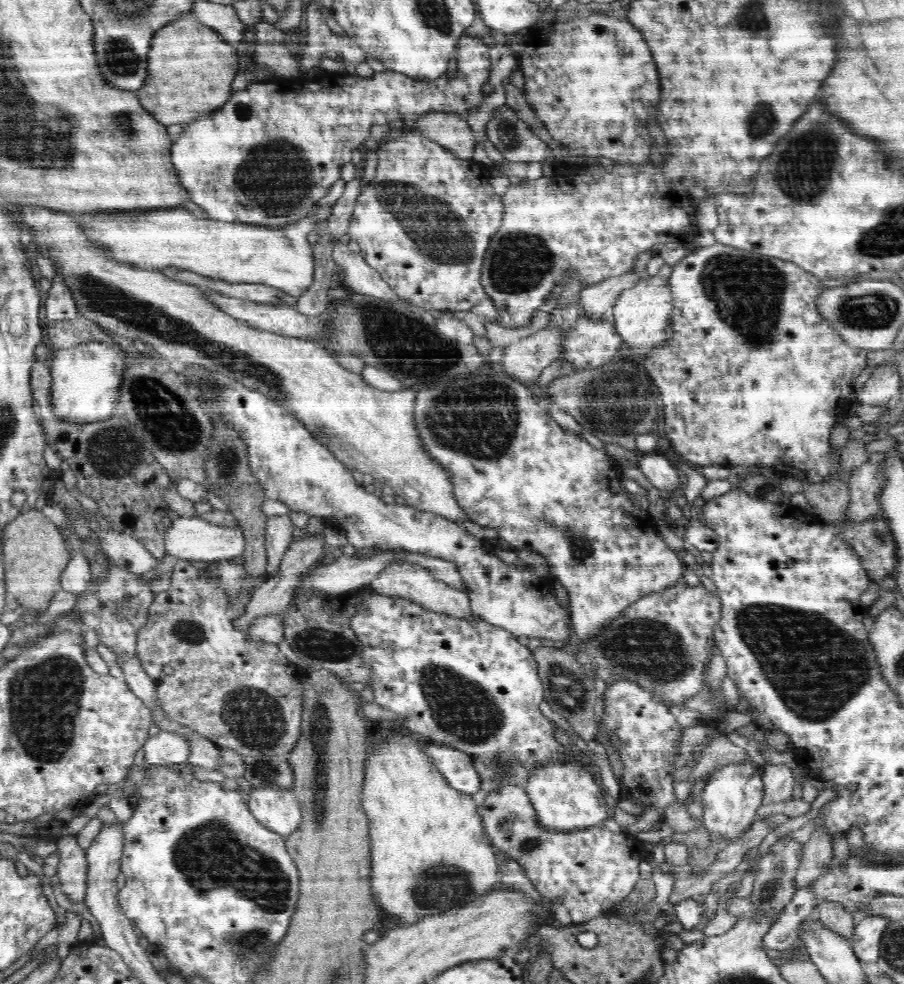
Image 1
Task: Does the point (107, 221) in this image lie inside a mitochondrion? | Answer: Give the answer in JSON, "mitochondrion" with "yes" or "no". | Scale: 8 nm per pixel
{"mitochondrion":"no"}

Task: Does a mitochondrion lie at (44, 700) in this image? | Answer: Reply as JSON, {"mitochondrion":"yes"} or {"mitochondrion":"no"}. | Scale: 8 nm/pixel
{"mitochondrion":"yes"}

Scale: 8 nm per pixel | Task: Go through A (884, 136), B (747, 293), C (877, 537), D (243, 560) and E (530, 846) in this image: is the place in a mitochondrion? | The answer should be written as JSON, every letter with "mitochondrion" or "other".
{"A":"other","B":"mitochondrion","C":"mitochondrion","D":"other","E":"mitochondrion"}

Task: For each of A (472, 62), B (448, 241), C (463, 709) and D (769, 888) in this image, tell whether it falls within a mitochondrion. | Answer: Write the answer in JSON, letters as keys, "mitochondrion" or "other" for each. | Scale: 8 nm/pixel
{"A":"other","B":"mitochondrion","C":"mitochondrion","D":"mitochondrion"}

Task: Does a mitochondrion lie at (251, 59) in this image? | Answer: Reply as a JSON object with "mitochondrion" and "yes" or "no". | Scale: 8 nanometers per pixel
{"mitochondrion":"no"}

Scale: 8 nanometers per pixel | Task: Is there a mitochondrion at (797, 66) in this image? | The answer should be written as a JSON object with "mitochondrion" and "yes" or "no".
{"mitochondrion":"no"}

